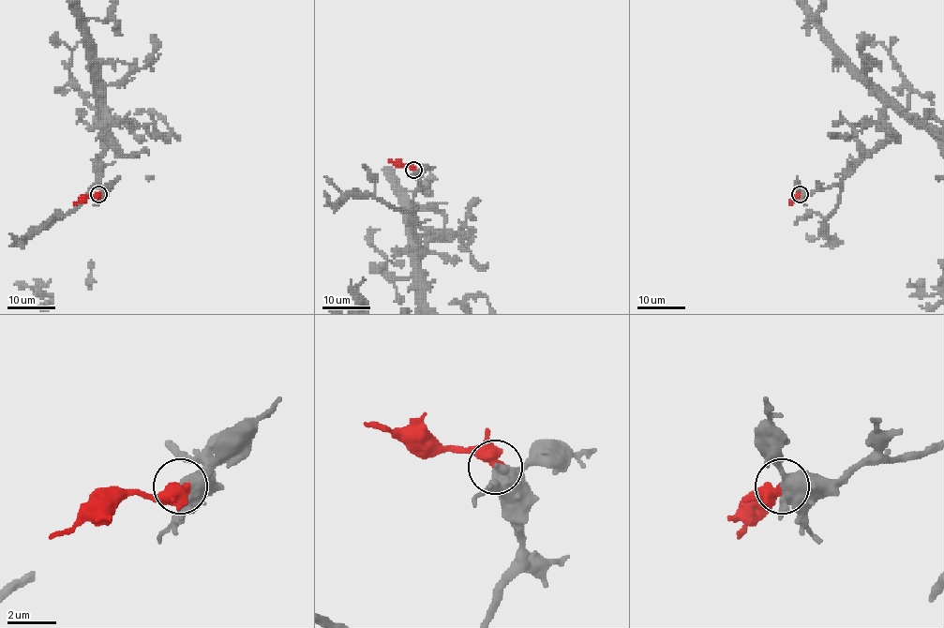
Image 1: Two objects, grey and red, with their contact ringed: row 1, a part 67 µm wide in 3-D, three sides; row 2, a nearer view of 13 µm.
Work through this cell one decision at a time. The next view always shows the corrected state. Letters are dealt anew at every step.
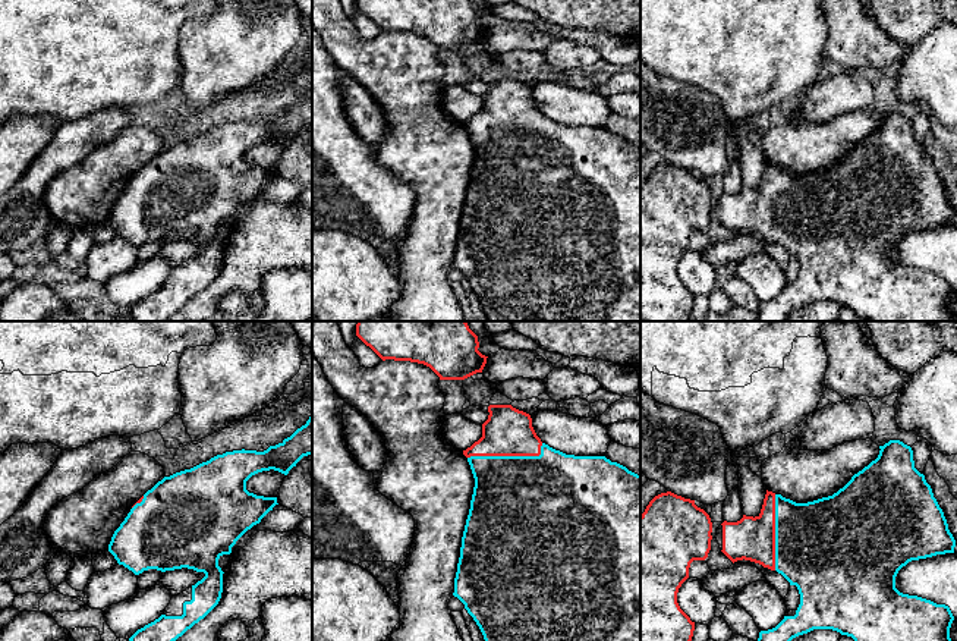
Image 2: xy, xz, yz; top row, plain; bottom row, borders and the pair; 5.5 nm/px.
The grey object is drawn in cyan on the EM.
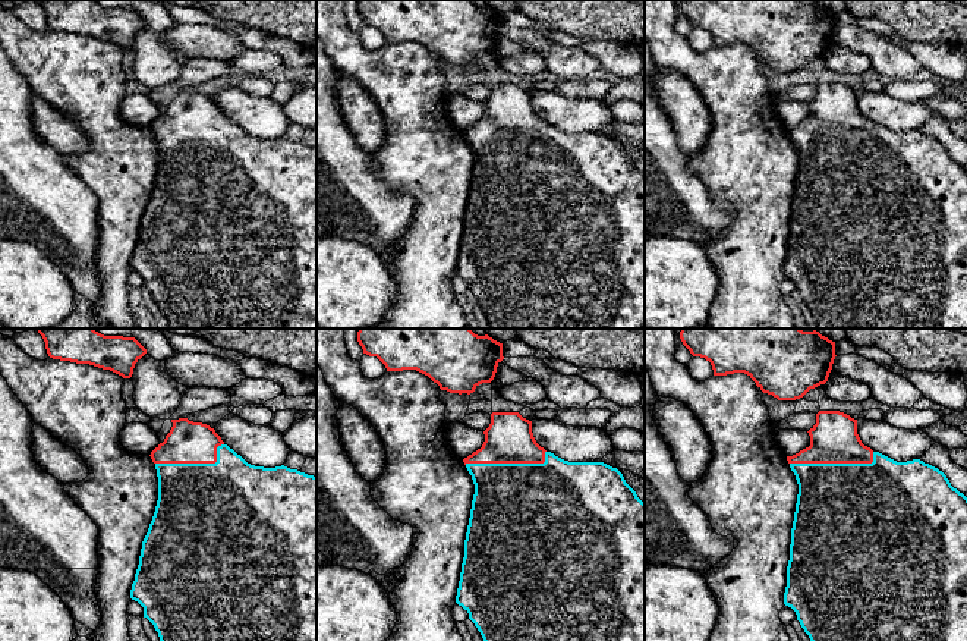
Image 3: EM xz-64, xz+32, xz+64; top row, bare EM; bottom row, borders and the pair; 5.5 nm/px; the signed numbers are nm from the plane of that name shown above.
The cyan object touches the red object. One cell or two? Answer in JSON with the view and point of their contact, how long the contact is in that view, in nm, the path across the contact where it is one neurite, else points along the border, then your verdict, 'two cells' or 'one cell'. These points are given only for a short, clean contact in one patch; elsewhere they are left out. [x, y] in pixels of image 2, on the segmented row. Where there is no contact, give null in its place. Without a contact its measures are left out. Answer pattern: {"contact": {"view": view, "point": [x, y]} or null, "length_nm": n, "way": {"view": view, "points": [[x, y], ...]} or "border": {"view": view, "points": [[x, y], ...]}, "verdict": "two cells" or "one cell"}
{"contact": {"view": "xz", "point": [509, 456]}, "length_nm": 420, "verdict": "one cell"}

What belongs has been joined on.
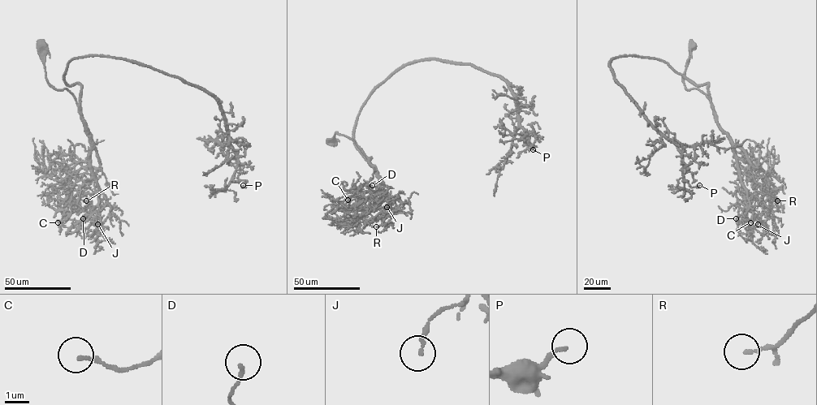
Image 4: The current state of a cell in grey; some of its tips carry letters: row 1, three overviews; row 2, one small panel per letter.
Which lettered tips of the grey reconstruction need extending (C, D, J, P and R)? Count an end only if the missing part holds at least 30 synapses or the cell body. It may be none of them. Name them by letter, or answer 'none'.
D

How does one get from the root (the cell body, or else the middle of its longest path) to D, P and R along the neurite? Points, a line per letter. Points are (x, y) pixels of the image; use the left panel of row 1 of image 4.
D: (41, 45), (47, 81), (73, 95), (88, 131), (92, 174), (99, 194), (94, 212), (82, 223), (83, 218)
P: (41, 45), (47, 81), (79, 105), (80, 85), (64, 73), (87, 56), (139, 62), (205, 89), (243, 185)
R: (41, 45), (47, 81), (73, 95), (97, 152), (99, 167), (93, 178), (95, 194), (86, 200)

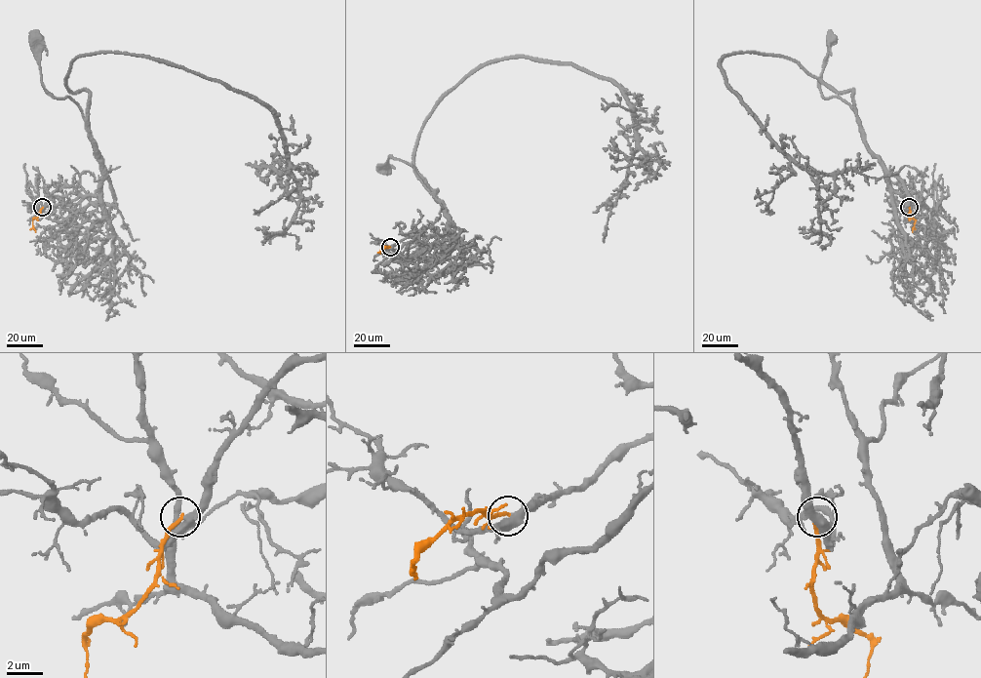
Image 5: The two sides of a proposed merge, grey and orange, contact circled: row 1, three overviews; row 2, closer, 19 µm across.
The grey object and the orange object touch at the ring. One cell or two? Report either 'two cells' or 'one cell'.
one cell

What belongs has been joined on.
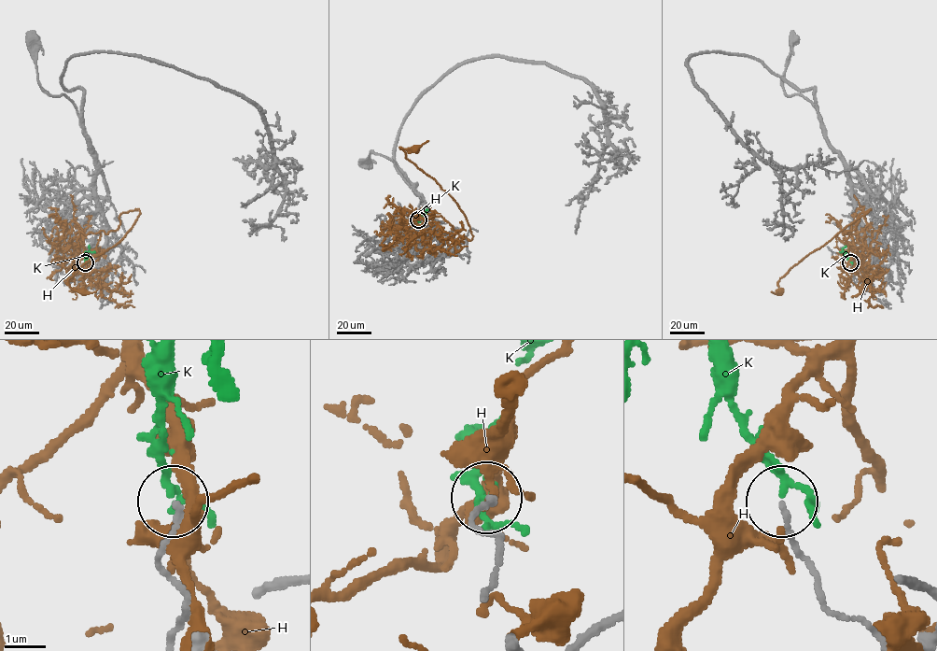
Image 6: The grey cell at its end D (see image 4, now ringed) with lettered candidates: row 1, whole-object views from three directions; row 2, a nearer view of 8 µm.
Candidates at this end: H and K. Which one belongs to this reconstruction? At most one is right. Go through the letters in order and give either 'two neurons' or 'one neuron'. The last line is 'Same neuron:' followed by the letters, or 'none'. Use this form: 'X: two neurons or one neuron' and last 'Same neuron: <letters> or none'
H: two neurons
K: one neuron
Same neuron: K

